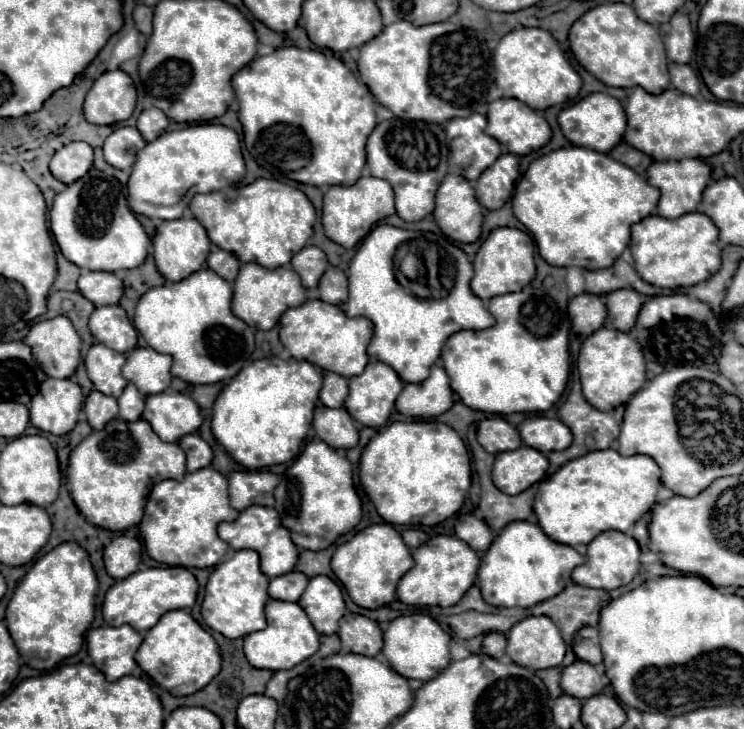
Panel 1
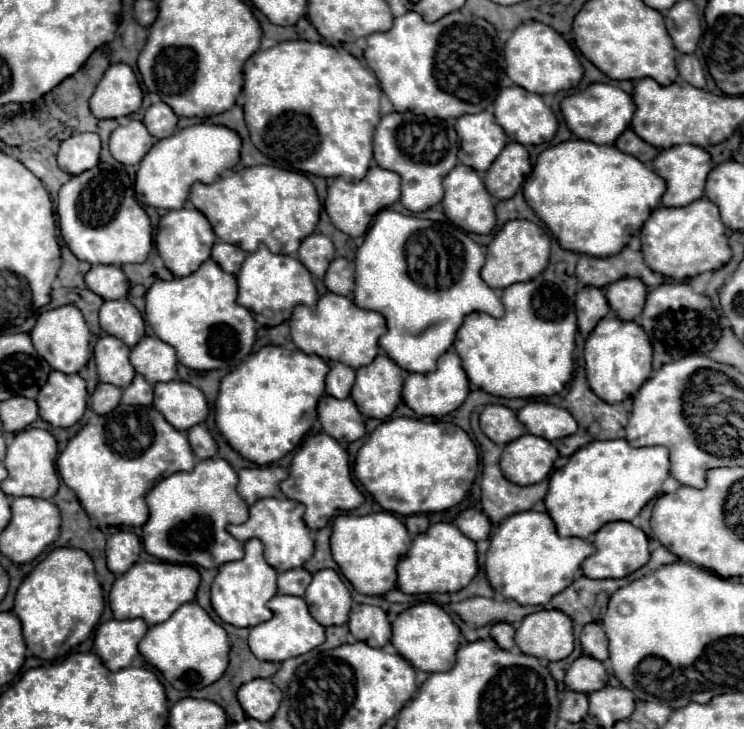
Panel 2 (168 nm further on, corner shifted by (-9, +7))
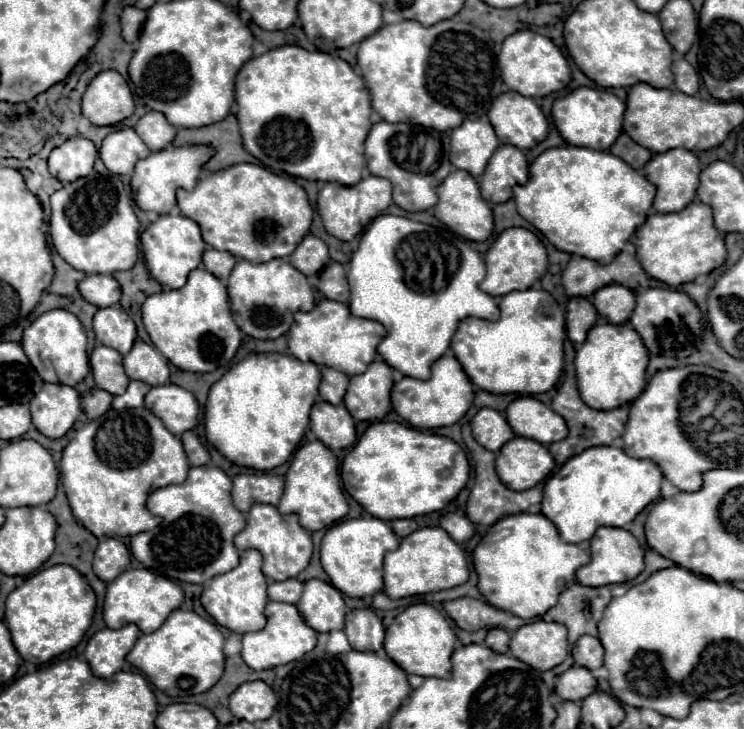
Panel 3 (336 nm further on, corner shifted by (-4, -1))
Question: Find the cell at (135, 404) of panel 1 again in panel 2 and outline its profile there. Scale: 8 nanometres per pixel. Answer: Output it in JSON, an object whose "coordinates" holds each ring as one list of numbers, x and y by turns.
{"coordinates":[[135,375,133,383,123,389,123,403,129,405,151,405,153,403,153,385,145,381,143,375]]}

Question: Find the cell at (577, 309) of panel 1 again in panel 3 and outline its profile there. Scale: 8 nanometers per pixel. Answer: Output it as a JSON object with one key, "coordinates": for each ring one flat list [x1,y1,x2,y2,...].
{"coordinates":[[572,297,566,311,566,329,572,343,584,343,590,327,596,323,596,307,586,297]]}

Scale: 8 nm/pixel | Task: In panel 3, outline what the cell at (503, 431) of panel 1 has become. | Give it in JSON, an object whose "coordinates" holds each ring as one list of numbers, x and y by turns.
{"coordinates":[[480,409,474,419,472,419,472,433,474,439,490,449,490,451,500,451,500,447,504,443,508,443,508,439,514,439,514,431,510,429,506,417,494,409]]}

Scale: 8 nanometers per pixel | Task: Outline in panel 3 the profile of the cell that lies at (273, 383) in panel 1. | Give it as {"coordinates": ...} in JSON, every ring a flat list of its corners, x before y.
{"coordinates":[[252,353,240,363,236,363,220,381,210,387,208,403,206,403,206,439,232,463,270,471,282,463,286,463,296,447,300,445,304,431,310,423,310,409,318,395,318,383,322,375,318,365,298,361,292,355,282,353]]}

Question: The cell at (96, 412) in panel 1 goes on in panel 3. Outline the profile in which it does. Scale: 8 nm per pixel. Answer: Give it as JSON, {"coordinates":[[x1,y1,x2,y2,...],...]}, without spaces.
{"coordinates":[[94,387,94,389,82,399,82,409,84,409,84,413,88,415,88,419,98,419,100,415,104,415,104,413,110,409,112,399,114,399,114,397,112,397,108,391]]}

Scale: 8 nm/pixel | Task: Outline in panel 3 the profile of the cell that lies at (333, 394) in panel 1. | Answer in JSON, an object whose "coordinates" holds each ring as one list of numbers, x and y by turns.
{"coordinates":[[322,367,322,383,320,383,320,397,332,405,340,405,344,399,344,391,348,387,348,375,342,371]]}

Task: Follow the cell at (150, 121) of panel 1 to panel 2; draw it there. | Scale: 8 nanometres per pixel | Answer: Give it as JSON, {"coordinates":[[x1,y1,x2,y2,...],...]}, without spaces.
{"coordinates":[[155,103,145,111,143,125,155,139,165,139,175,133,179,117,173,113,173,109,167,103]]}

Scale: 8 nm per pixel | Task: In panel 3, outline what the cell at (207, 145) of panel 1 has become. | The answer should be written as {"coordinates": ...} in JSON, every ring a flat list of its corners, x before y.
{"coordinates":[[188,145,188,147,166,147,164,151,150,153,146,159,136,163,132,175,132,199,142,211,154,211,158,215,168,213,176,205,176,189,192,189,198,183,200,171,204,163,214,157,214,149,210,145]]}

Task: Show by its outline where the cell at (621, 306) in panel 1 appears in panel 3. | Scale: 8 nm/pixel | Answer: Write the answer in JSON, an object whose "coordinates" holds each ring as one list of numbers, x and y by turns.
{"coordinates":[[608,285,596,291,592,299,598,315,608,323,622,325,632,317,632,307,636,305,636,295,624,285]]}

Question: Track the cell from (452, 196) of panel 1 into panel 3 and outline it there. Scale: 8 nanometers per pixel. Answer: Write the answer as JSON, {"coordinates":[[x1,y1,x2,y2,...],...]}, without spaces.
{"coordinates":[[454,171,440,183,438,191,438,203,434,207,436,219,440,219,448,229,452,229,456,235,468,239,468,241,486,241,492,235,494,221,492,221,492,209,490,205,480,197,478,183,472,175,466,171]]}

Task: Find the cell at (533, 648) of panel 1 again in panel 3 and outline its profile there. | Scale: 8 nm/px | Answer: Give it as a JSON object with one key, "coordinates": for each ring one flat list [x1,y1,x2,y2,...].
{"coordinates":[[542,619,522,625,510,639,510,653,532,669,548,671,568,655,566,627]]}

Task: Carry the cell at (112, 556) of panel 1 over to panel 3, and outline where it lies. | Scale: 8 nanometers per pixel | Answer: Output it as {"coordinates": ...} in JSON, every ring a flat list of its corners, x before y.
{"coordinates":[[104,539,94,553,94,573,102,581,112,581,130,563,130,551,120,539]]}

